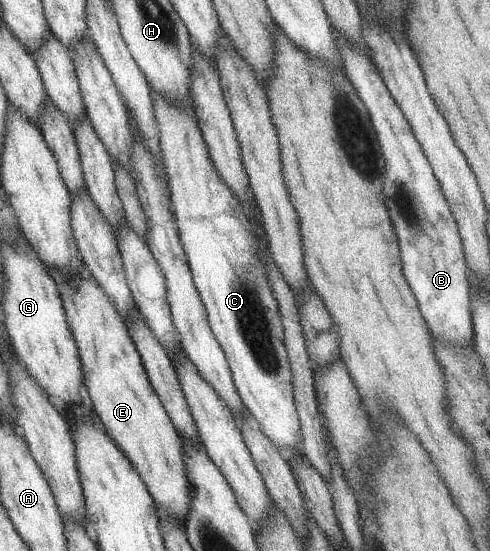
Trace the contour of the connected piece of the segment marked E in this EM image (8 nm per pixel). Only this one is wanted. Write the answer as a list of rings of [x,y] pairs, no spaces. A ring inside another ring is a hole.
[[[85,268],[71,280],[60,277],[56,269],[49,271],[62,297],[66,322],[79,354],[83,385],[92,398],[94,413],[102,421],[105,433],[128,457],[132,468],[146,485],[159,519],[176,519],[184,527],[190,499],[182,439],[150,386],[125,321]]]

